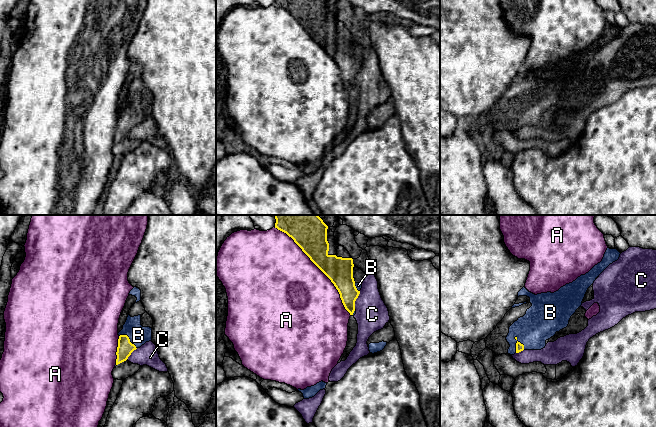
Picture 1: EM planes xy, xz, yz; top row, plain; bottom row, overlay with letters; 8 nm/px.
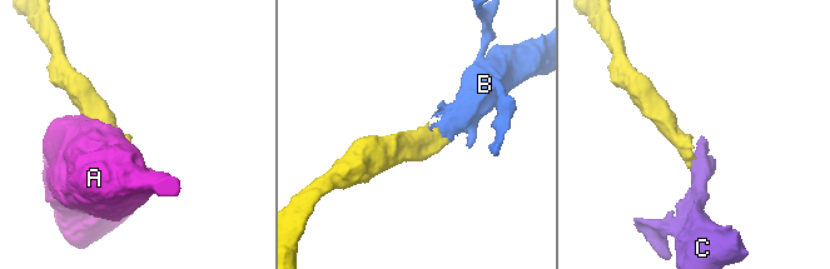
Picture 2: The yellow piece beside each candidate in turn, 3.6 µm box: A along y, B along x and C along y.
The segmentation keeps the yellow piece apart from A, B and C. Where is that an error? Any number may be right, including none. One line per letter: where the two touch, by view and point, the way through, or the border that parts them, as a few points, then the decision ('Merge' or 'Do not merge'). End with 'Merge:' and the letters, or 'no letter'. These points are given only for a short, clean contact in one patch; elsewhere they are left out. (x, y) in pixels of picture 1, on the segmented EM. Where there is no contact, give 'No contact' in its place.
A: Touches yellow at xz (318, 267). Do not merge
B: Touches yellow at yz (516, 344). Path across: yz (519, 347), (516, 344), (526, 333), (539, 324). Merge
C: Touches yellow at xz (355, 300). Boundary: xz (360, 291), (355, 301), (354, 309). Do not merge
Merge: B

